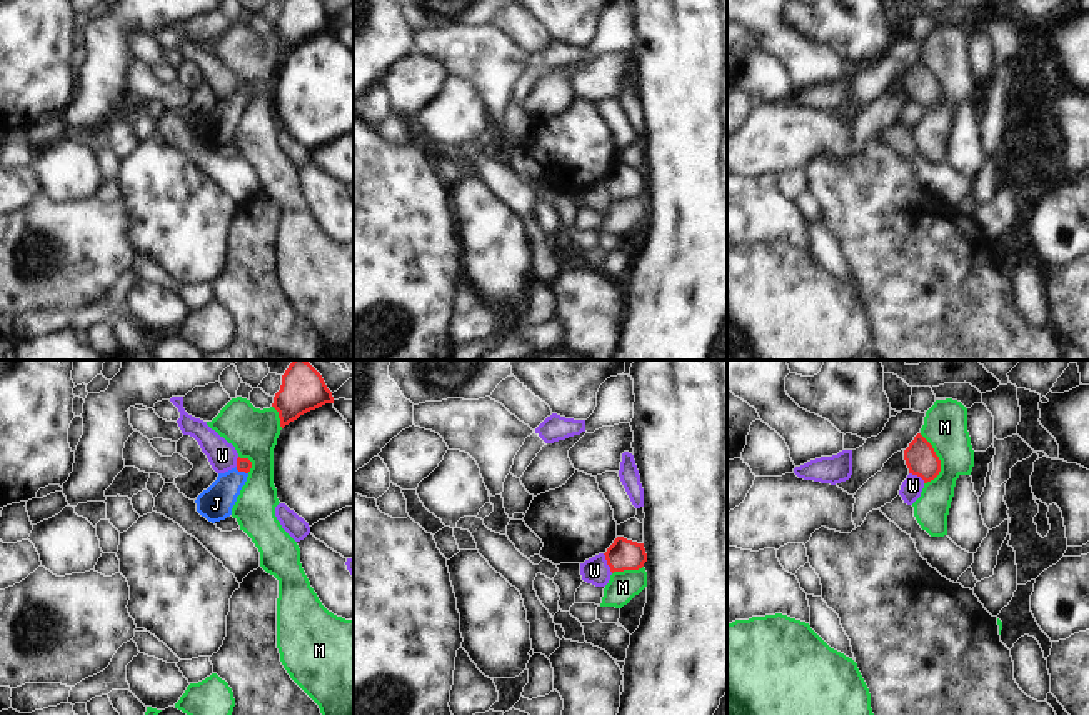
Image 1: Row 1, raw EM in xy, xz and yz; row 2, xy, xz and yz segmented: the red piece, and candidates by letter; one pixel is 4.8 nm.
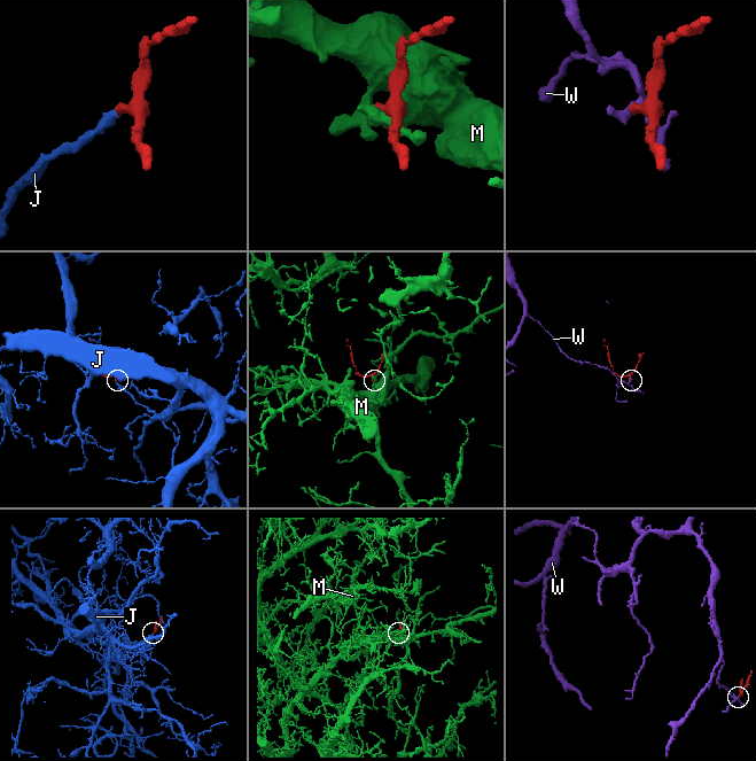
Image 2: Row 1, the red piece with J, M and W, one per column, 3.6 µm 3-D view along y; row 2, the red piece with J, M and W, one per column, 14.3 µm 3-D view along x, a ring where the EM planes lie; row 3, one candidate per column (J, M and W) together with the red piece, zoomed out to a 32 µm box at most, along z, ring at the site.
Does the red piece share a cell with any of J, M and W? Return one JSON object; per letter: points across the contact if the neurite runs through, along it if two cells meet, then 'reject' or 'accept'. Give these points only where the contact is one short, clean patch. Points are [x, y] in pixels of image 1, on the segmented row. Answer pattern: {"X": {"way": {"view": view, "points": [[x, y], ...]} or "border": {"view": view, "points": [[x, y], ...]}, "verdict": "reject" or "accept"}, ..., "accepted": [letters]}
{"J": {"way": {"view": "xy", "points": [[242, 464], [242, 470], [215, 504]]}, "verdict": "accept"}, "M": {"verdict": "reject"}, "W": {"border": {"view": "xz", "points": [[602, 554], [612, 572]]}, "verdict": "reject"}, "accepted": ["J"]}

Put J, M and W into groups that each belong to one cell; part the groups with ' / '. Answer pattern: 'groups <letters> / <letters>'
groups J / M / W

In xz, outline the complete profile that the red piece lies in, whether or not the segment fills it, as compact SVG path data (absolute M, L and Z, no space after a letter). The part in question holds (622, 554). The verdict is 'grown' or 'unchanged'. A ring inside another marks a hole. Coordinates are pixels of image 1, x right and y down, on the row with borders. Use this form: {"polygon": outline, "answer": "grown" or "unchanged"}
{"polygon": "M617 537L604 553L610 572L639 570L647 562L644 543Z", "answer": "unchanged"}

